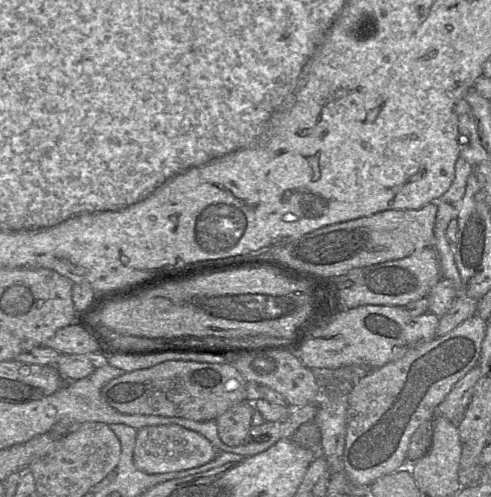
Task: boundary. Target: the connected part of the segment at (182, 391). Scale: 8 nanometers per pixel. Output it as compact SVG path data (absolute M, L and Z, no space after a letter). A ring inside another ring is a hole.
M169 360L149 368L125 372L105 384L101 393L110 406L124 414L160 415L206 421L217 419L230 407L247 400L247 382L242 374L229 363Z

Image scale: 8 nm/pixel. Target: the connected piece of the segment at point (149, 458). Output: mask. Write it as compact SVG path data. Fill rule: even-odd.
M176 424L153 425L137 429L133 452L135 466L148 474L187 470L211 461L218 450L203 435Z

